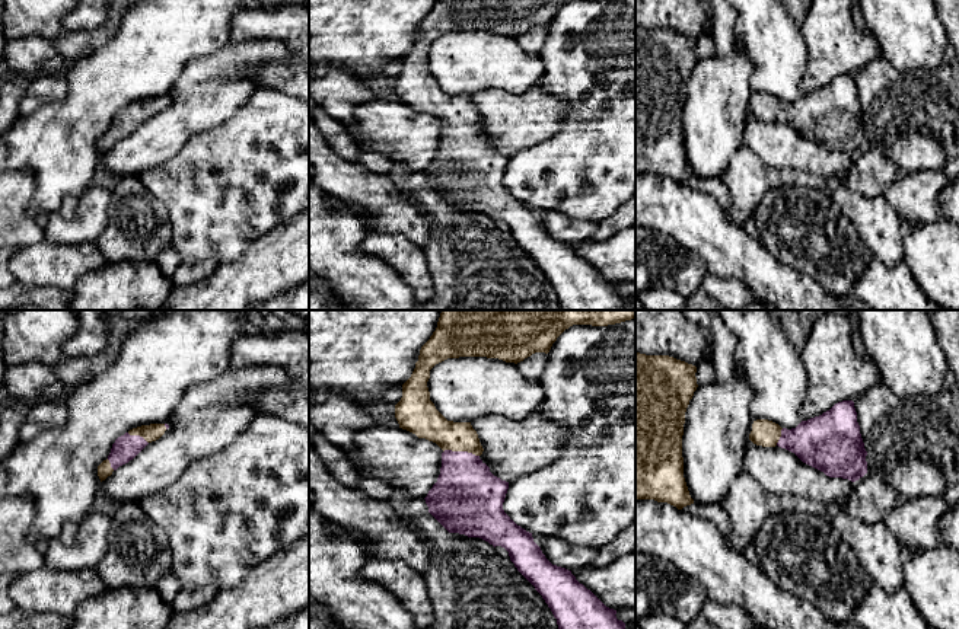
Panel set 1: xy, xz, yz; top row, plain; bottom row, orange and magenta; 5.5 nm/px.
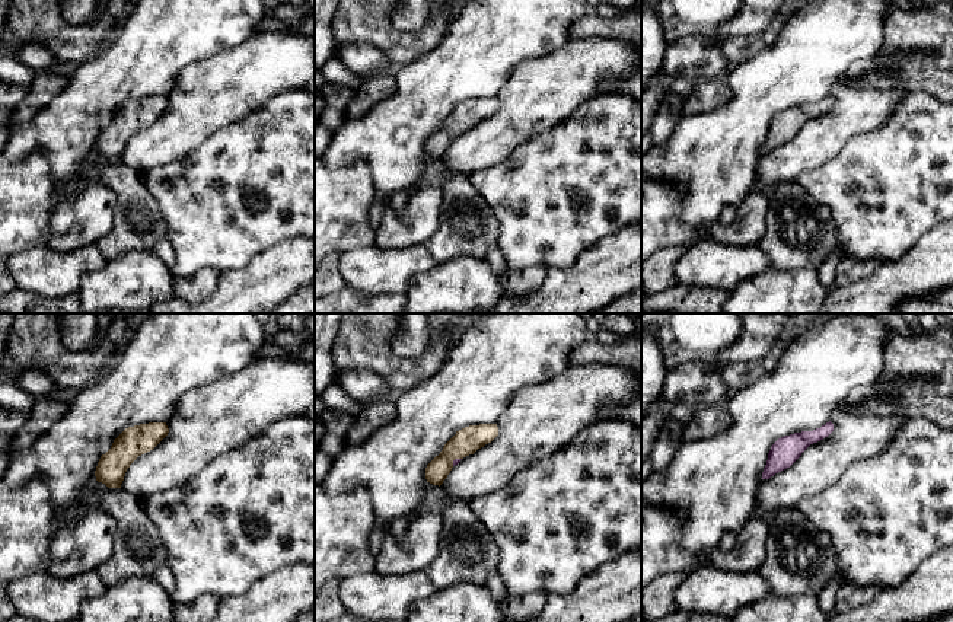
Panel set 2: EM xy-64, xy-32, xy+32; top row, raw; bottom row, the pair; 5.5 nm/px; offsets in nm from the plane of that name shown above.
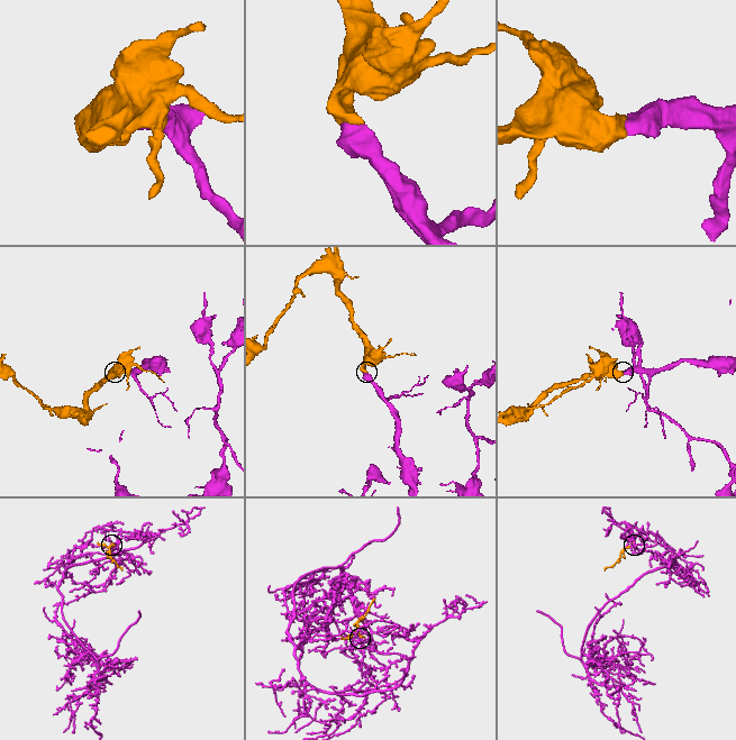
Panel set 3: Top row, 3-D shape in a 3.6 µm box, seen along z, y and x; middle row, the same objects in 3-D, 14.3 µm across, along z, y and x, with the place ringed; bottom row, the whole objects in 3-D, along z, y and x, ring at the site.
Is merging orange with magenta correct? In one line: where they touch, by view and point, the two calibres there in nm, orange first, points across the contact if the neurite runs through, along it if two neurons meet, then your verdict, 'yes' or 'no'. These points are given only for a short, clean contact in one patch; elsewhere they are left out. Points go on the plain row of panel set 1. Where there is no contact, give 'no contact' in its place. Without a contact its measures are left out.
contact xz (461, 124); calibres 180 and 360 nm; way xz (426, 95), (442, 105), (461, 124), (467, 168); yes

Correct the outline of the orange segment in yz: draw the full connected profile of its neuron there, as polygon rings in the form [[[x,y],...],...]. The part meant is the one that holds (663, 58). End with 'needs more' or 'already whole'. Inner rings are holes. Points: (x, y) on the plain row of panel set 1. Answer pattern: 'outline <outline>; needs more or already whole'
outline [[[635,26],[635,173],[668,176],[678,183],[694,178],[684,151],[685,86],[697,64],[697,41],[669,29]]]; already whole

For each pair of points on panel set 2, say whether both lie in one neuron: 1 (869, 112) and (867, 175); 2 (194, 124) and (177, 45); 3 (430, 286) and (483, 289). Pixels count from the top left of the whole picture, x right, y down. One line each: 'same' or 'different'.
1: different
2: different
3: same

